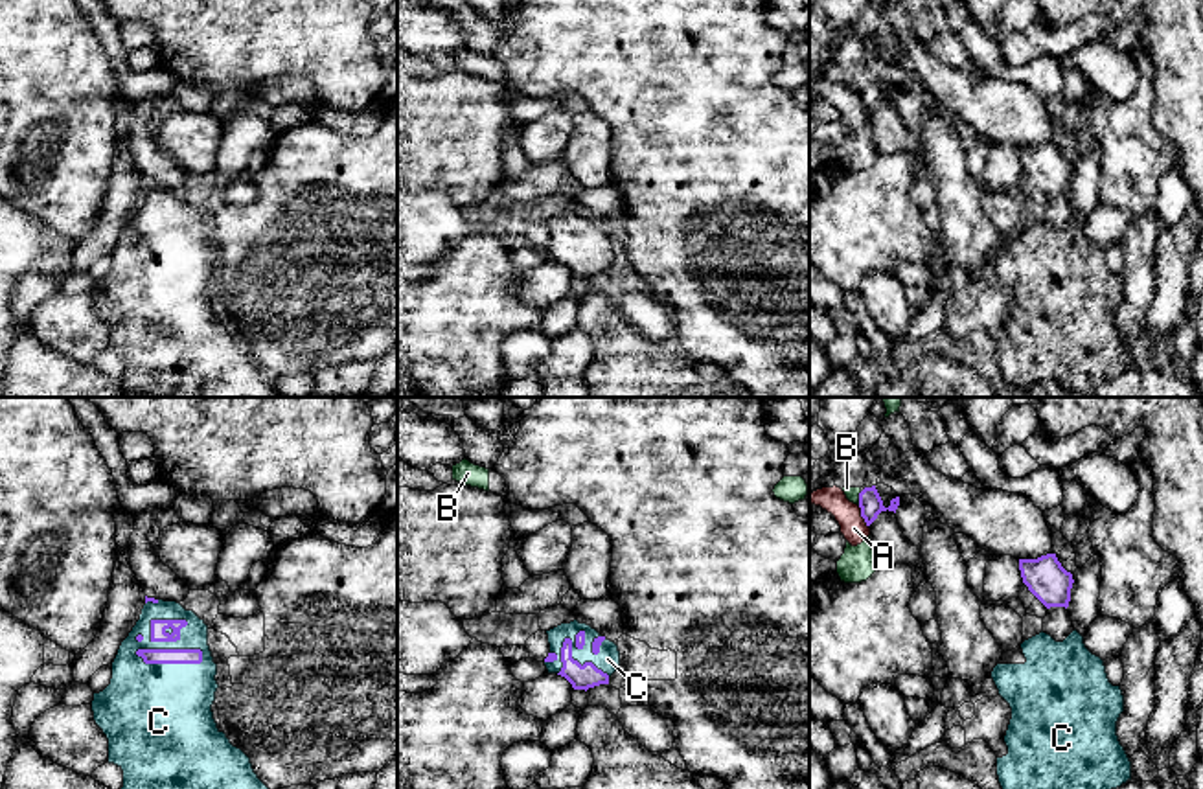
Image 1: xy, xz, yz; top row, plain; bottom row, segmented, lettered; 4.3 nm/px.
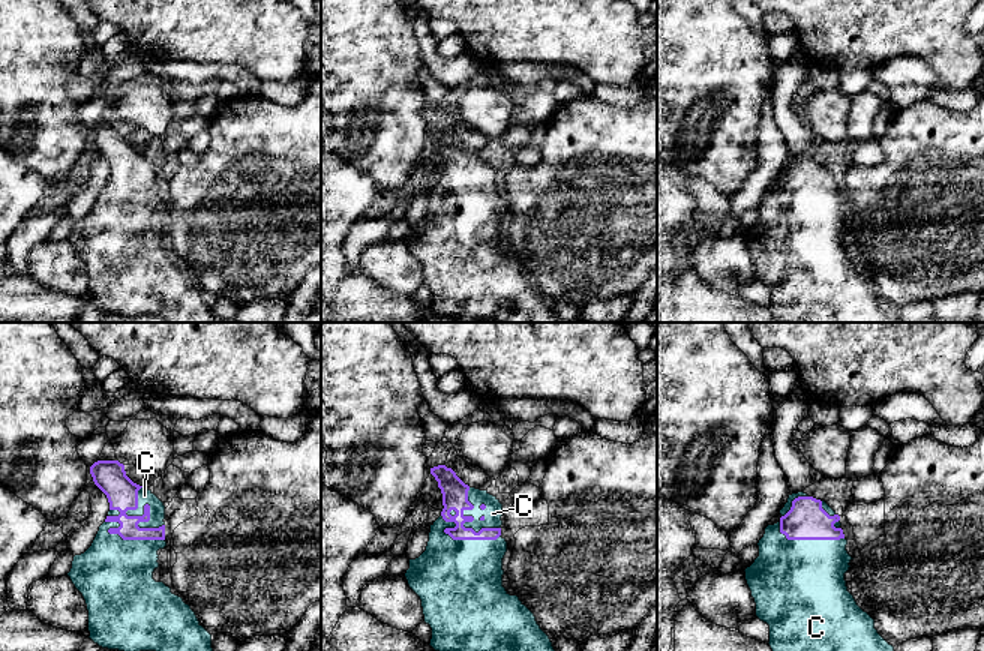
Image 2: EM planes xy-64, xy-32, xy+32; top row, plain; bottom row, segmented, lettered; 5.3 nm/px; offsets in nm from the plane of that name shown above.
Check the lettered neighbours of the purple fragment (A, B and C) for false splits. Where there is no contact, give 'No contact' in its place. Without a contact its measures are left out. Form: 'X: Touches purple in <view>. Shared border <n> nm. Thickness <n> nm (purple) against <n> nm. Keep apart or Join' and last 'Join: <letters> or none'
A: Touches purple in yz. Shared border 100 nm. Thickness 100 nm (purple) against 120 nm. Keep apart
B: Touches purple in yz. Shared border 70 nm. Thickness 100 nm (purple) against 60 nm. Keep apart
C: Touches purple in xz. Shared border 300 nm. Thickness 110 nm (purple) against 100 nm. Join
Join: C

